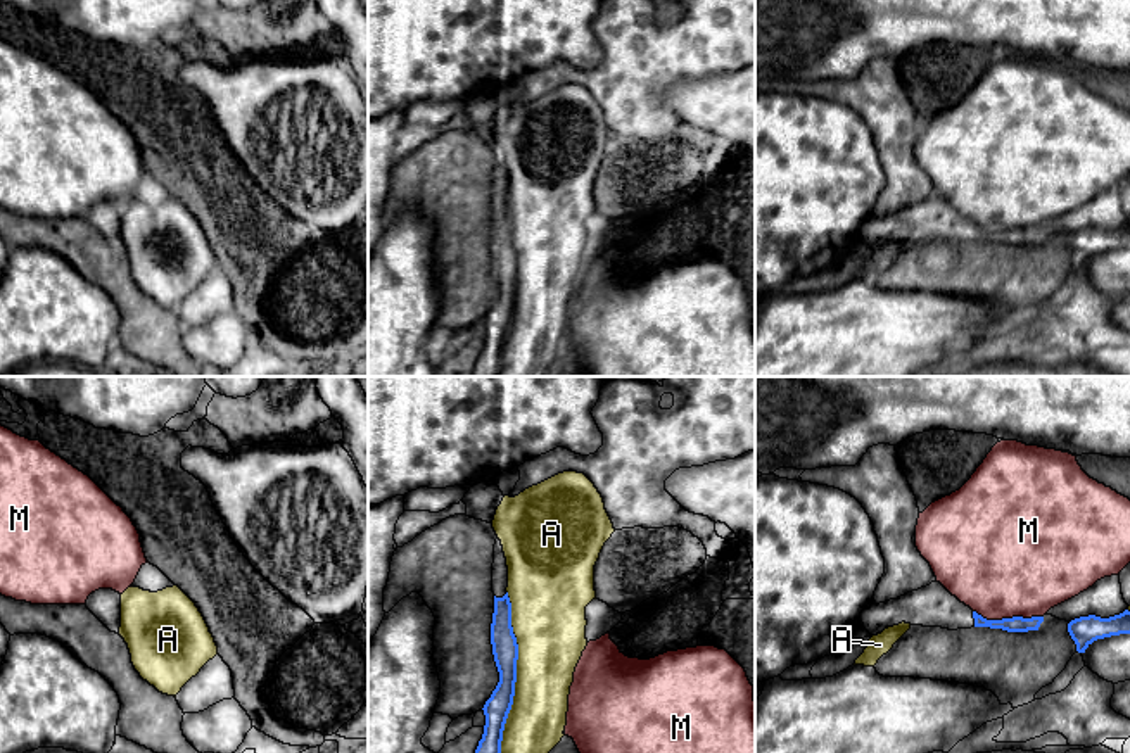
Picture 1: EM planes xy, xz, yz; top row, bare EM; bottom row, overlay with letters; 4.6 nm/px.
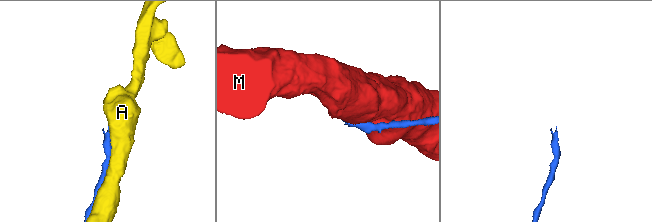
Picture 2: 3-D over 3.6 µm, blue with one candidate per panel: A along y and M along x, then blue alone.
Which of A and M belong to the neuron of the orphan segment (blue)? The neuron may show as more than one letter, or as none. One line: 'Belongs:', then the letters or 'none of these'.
Belongs: none of these

